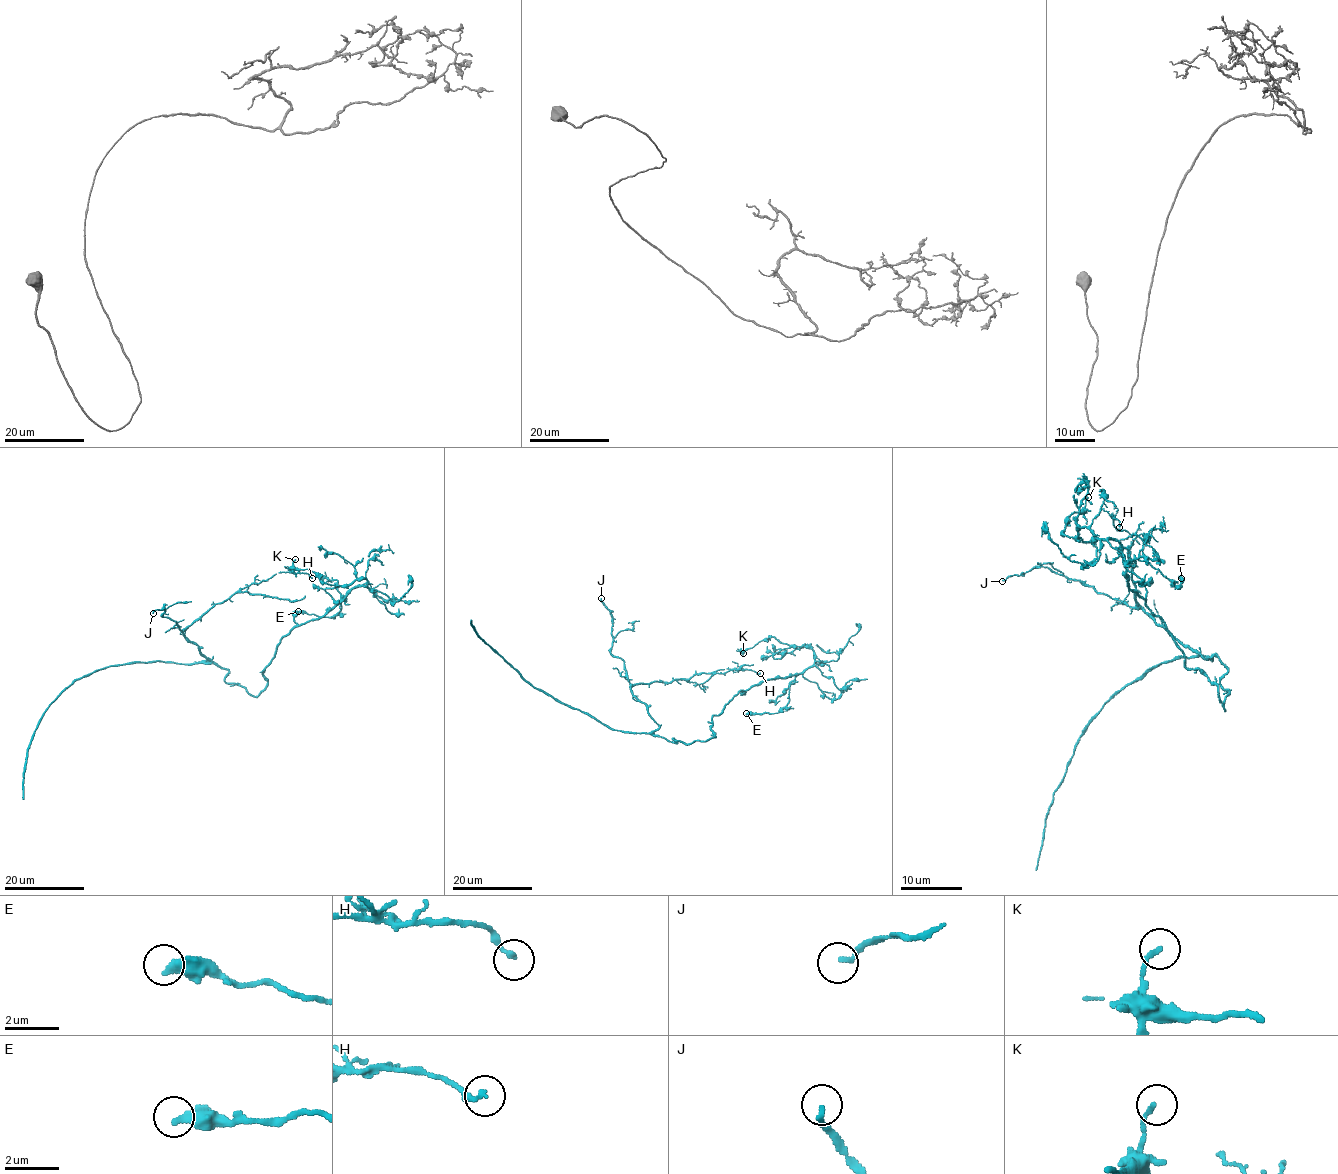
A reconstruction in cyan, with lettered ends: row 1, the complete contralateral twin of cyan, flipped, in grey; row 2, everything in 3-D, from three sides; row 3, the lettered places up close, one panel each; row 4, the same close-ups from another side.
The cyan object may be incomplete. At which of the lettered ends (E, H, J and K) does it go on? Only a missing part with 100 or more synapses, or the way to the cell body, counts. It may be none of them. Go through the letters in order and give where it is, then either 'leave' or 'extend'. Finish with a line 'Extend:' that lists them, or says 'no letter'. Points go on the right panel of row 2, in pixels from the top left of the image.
E: (1181, 578) | leave
H: (1119, 527) | leave
J: (1002, 581) | leave
K: (1088, 497) | leave
Extend: no letter

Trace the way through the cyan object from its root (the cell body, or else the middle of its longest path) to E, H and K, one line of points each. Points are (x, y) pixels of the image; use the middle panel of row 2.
E: (673, 739), (691, 744), (712, 738), (712, 717), (741, 690), (795, 675), (789, 701), (779, 712), (746, 713)
H: (673, 739), (653, 733), (659, 726), (633, 694), (634, 685), (699, 684), (726, 668), (760, 673)
K: (673, 739), (712, 738), (712, 717), (741, 690), (798, 675), (815, 655), (774, 637), (743, 653)

